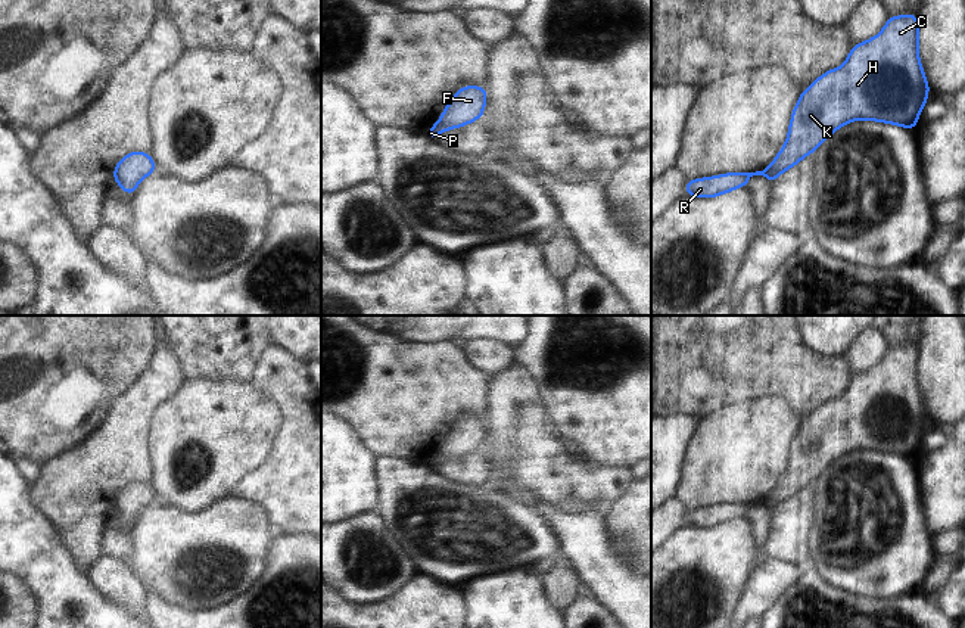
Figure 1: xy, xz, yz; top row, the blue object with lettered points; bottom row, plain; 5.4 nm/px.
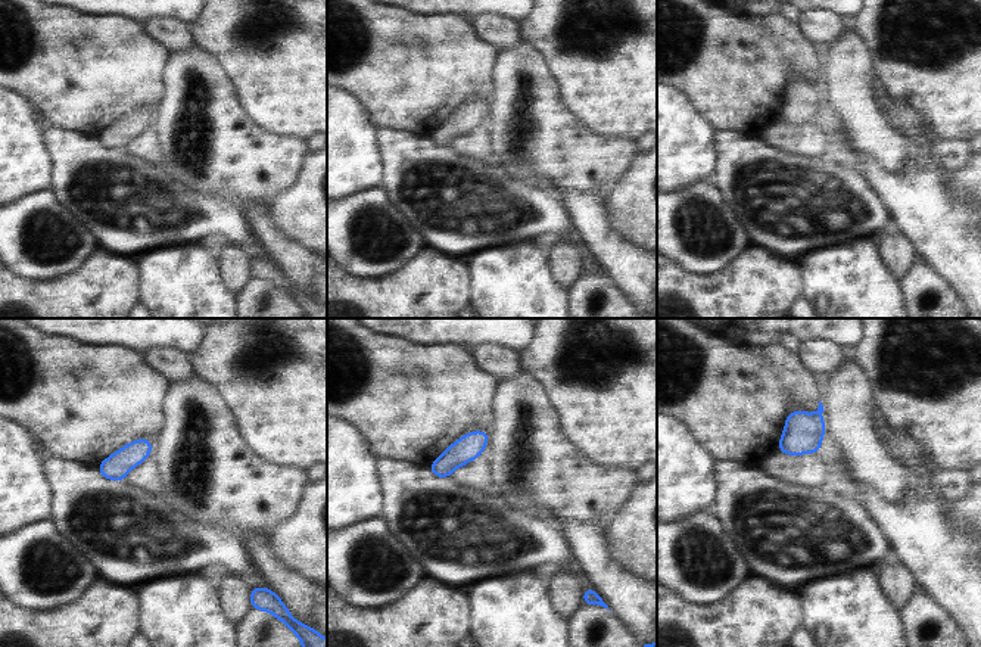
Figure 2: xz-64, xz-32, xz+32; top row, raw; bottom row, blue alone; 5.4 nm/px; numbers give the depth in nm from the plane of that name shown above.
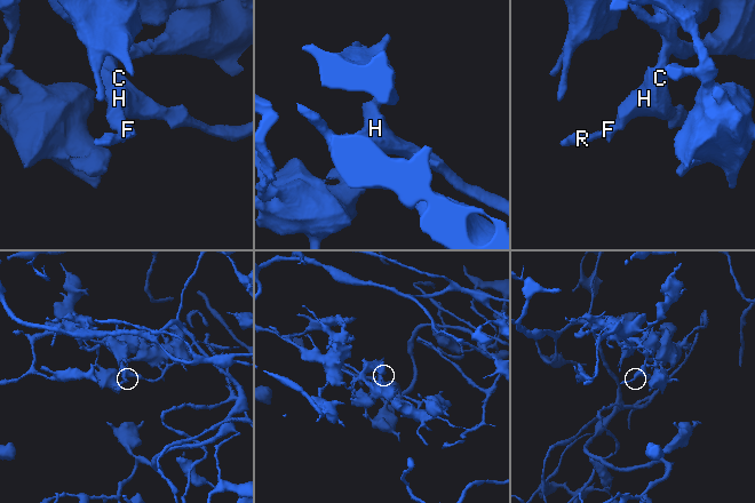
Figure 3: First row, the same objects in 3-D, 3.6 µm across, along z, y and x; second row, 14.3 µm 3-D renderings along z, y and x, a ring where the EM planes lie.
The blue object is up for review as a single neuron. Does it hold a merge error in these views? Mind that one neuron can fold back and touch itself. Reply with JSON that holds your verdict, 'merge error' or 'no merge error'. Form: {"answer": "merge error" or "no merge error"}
{"answer": "no merge error"}

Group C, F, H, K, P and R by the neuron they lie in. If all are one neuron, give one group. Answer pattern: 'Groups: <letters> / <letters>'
Groups: C F H K P R.

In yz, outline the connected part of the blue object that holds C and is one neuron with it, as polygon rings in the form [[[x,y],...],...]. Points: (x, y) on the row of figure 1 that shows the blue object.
[[[915,15],[890,16],[877,37],[852,49],[841,68],[831,69],[812,83],[800,94],[791,115],[788,139],[769,168],[687,181],[685,193],[698,198],[719,196],[737,187],[745,187],[753,175],[765,175],[773,184],[781,172],[813,153],[829,134],[856,119],[890,122],[915,130],[918,114],[924,109],[930,93],[918,56],[918,24],[919,18]]]

